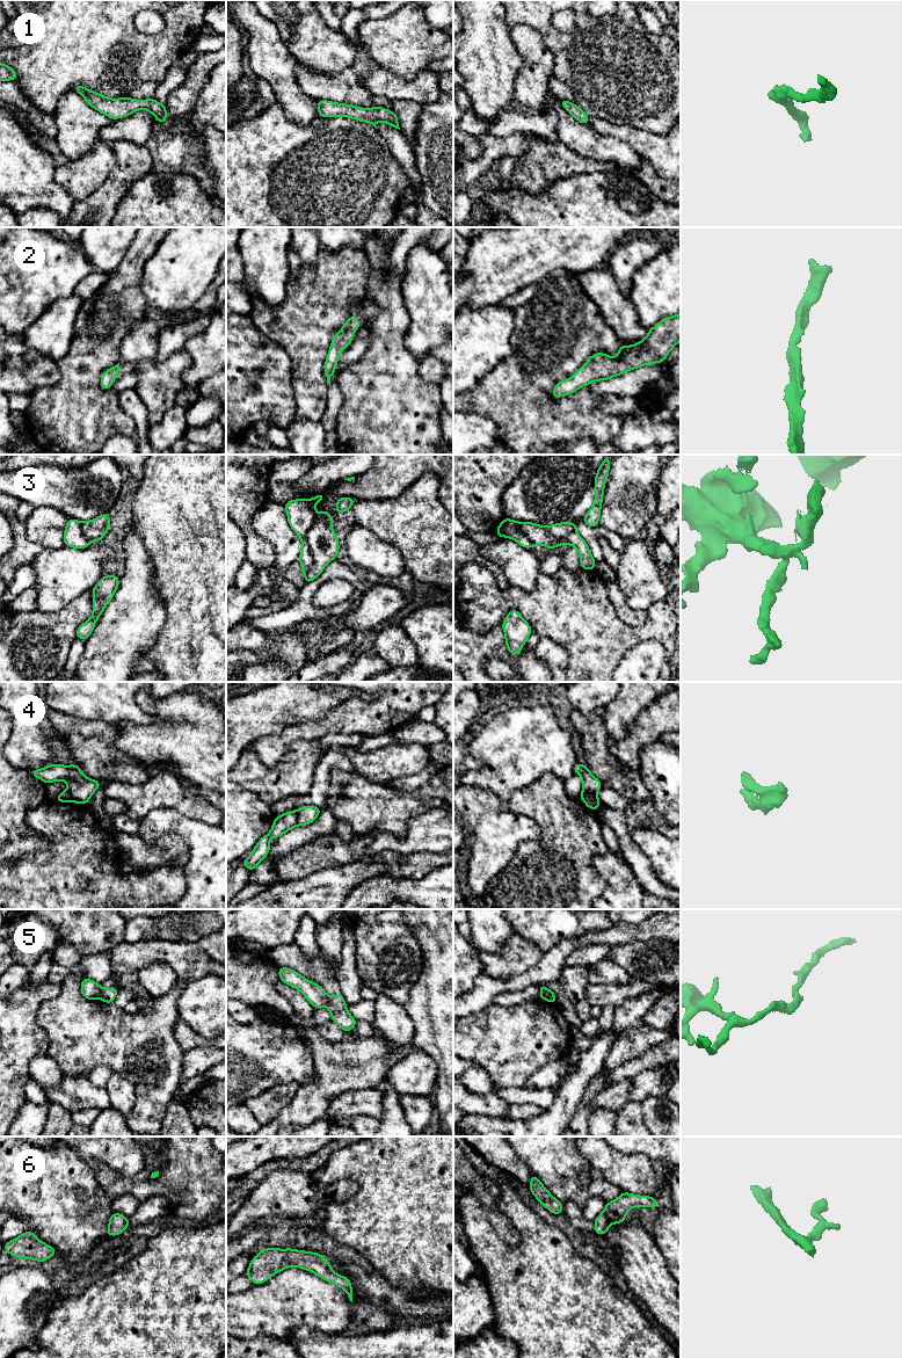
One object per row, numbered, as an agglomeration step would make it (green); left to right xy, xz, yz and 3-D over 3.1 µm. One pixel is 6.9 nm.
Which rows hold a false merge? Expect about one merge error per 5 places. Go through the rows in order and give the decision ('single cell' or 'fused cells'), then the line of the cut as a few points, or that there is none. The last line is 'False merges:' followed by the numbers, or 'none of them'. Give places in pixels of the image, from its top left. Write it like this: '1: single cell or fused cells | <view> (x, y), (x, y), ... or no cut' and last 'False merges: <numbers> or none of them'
1: single cell | no cut
2: single cell | no cut
3: fused cells | xz (317, 515), (307, 535), (312, 567), (305, 576)
4: fused cells | yz (596, 792), (583, 794), (580, 798)
5: fused cells | xy (102, 988), (97, 997)
6: single cell | no cut
False merges: 3, 4, 5

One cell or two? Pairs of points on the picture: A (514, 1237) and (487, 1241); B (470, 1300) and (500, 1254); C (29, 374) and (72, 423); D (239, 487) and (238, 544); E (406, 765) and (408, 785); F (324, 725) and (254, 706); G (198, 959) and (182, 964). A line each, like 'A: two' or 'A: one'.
A: two
B: two
C: two
D: two
E: two
F: two
G: one

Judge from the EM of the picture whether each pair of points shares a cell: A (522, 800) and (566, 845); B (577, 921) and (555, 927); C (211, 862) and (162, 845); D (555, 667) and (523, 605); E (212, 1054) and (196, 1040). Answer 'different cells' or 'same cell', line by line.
A: same cell
B: same cell
C: different cells
D: different cells
E: different cells

